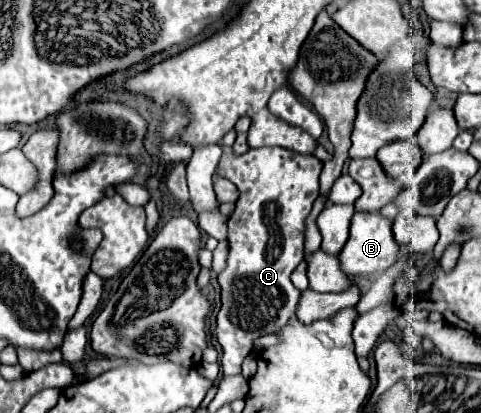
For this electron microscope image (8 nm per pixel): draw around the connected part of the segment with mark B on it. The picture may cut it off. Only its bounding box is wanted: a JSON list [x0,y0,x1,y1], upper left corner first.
[339,211,399,275]

